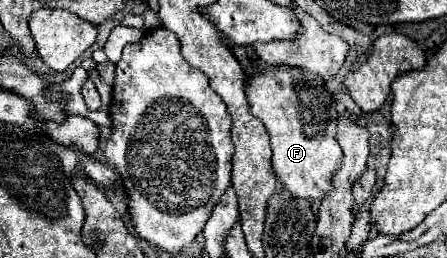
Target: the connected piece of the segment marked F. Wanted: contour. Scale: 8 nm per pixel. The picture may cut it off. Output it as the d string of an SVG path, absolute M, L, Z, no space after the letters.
M267 67L263 77L247 81L247 95L251 111L259 117L271 135L273 147L273 171L281 185L295 197L309 197L309 201L321 201L325 193L333 191L331 173L339 167L341 149L335 141L335 119L339 107L331 93L319 81L303 73L303 69L279 69Z

